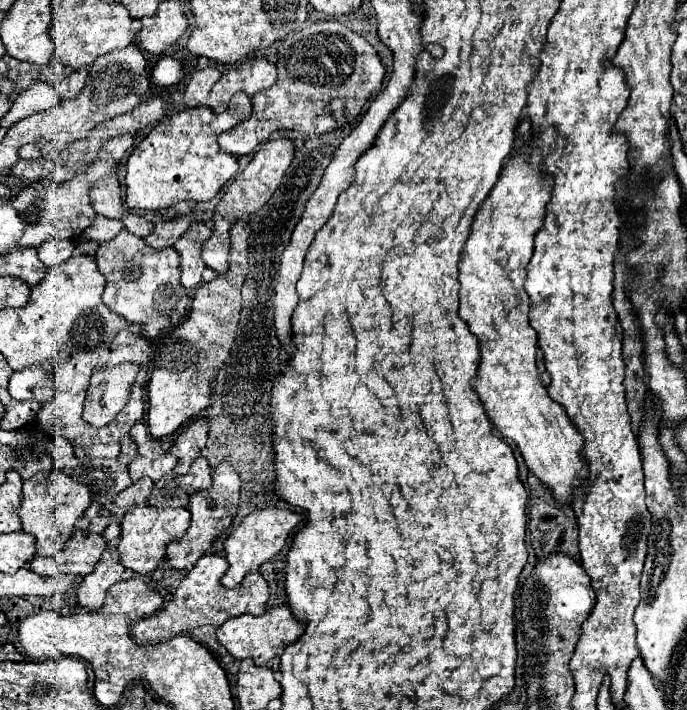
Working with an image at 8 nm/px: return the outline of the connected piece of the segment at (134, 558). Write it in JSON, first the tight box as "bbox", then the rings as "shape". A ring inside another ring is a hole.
{"bbox":[118,505,190,573],"shape":[[[150,505],[144,507],[132,507],[130,511],[126,511],[124,519],[122,519],[122,539],[118,543],[118,553],[120,553],[120,563],[126,569],[132,569],[136,573],[150,573],[156,569],[158,561],[164,557],[166,553],[166,545],[176,539],[182,537],[186,533],[190,525],[190,511],[180,507],[168,507],[168,509],[156,509]]]}

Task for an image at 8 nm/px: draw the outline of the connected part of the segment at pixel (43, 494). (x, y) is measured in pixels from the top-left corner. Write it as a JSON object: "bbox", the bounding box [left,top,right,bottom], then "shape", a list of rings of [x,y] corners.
{"bbox":[18,473,90,555],"shape":[[[36,473],[34,477],[26,479],[22,487],[22,507],[18,515],[24,533],[36,537],[36,555],[56,555],[70,539],[76,519],[90,507],[90,501],[90,489],[86,485],[80,485],[66,473],[62,473],[60,477],[52,473]]]}

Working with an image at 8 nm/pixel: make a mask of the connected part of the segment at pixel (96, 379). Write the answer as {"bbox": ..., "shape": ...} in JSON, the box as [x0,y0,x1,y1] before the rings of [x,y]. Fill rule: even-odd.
{"bbox":[82,363,138,427],"shape":[[[122,363],[110,369],[94,369],[82,419],[94,427],[108,425],[126,405],[136,373],[138,367],[132,363]]]}

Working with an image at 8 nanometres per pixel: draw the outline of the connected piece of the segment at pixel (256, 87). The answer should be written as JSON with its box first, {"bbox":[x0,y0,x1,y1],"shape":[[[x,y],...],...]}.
{"bbox":[208,57,276,113],"shape":[[[250,57],[238,67],[226,71],[210,91],[208,107],[216,113],[222,113],[228,107],[228,101],[234,93],[244,91],[246,95],[254,95],[262,89],[272,87],[276,81],[276,67],[264,57]]]}

